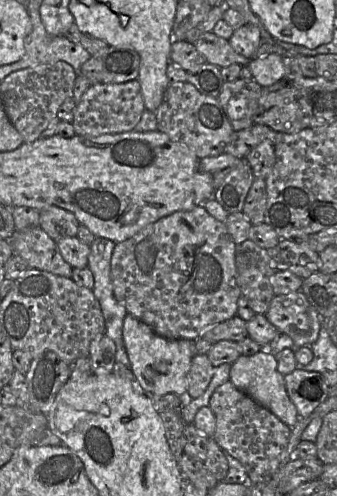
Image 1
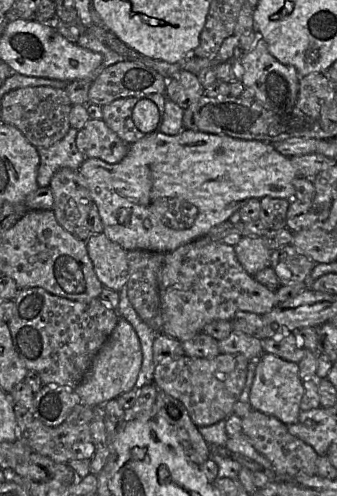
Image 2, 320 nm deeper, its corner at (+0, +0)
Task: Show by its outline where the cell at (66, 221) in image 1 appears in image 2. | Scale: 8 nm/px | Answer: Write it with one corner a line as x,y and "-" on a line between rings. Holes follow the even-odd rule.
62,168
52,176
49,187
58,224
76,238
87,240
91,235
88,215
94,202
85,179
78,170

